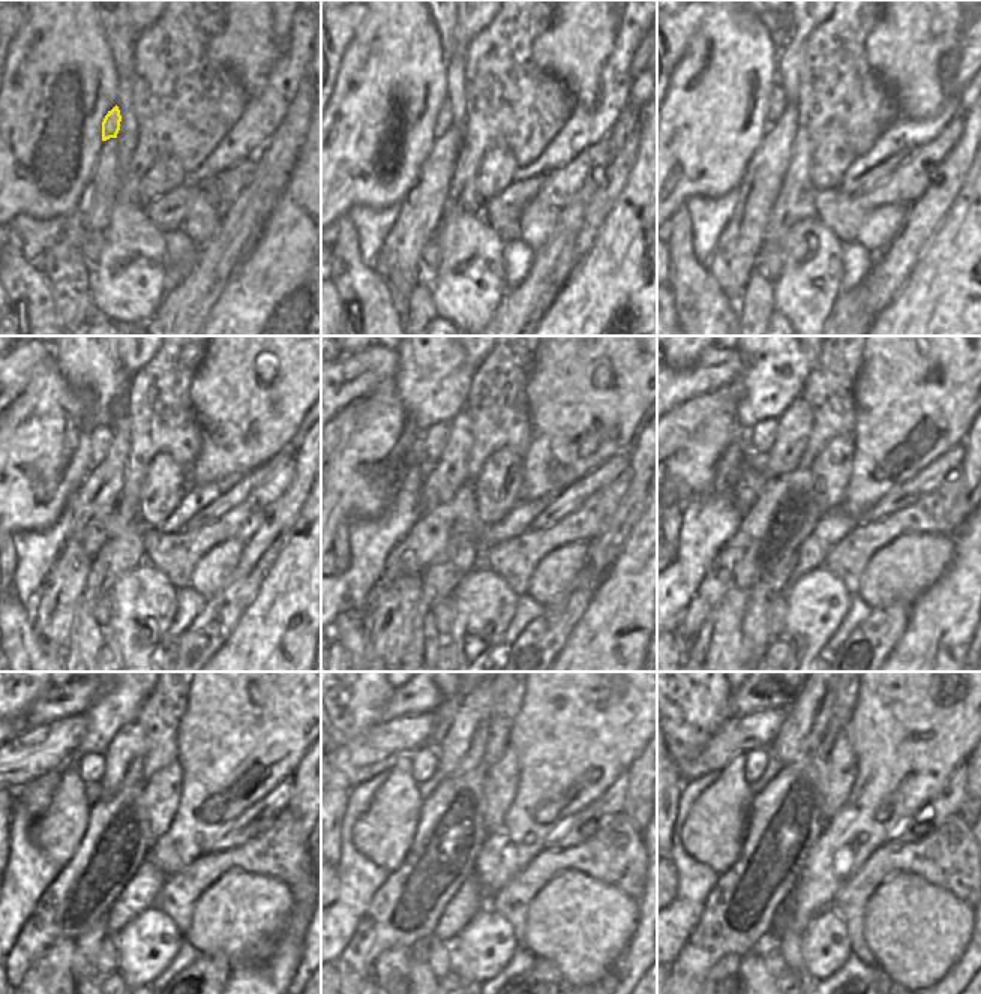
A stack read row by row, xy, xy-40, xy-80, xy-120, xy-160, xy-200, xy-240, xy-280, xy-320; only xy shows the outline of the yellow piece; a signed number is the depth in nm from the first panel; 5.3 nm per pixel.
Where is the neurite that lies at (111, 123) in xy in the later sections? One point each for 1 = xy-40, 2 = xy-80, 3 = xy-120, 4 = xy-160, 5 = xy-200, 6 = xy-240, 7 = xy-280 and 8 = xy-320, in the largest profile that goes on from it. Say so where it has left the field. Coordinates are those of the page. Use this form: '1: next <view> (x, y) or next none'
1: next xy-40 (444, 120)
2: next xy-80 (777, 104)
3: next xy-120 (101, 437)
4: next xy-160 (434, 438)
5: next xy-200 (761, 438)
6: next xy-240 (90, 768)
7: next xy-280 (425, 762)
8: next xy-320 (756, 760)

